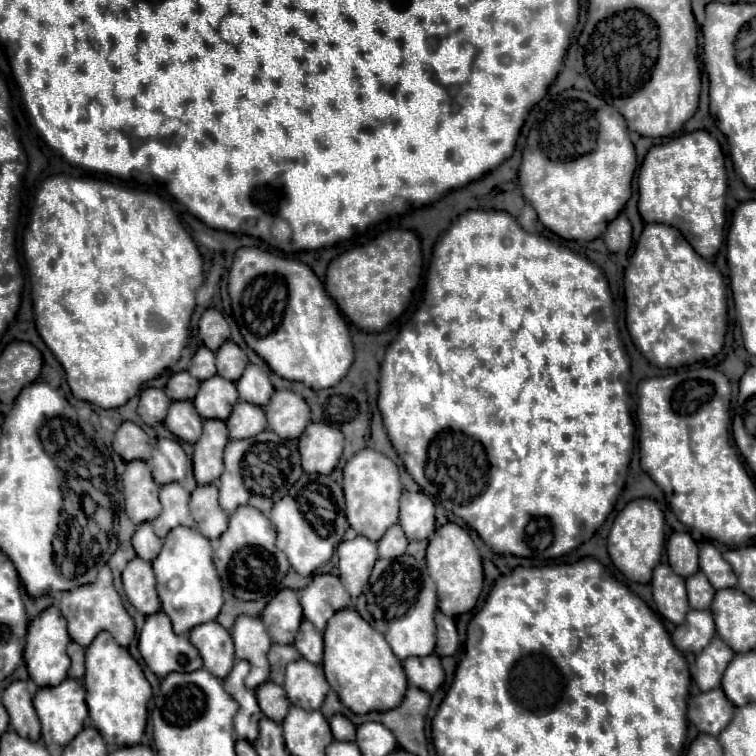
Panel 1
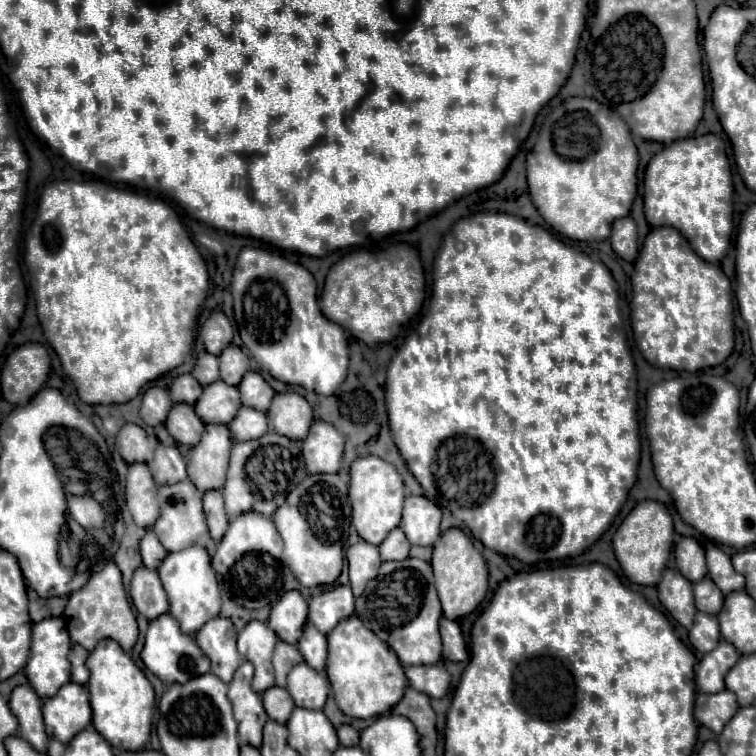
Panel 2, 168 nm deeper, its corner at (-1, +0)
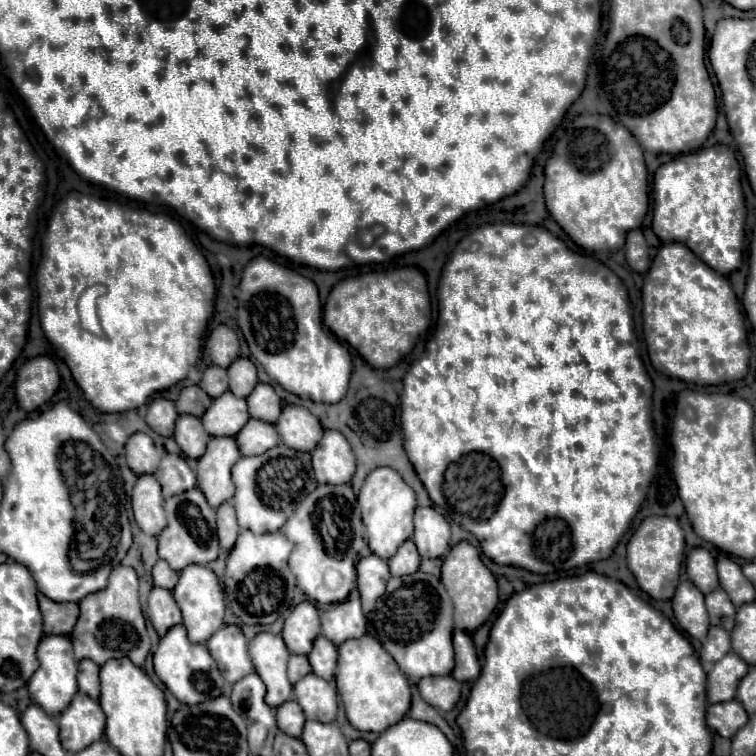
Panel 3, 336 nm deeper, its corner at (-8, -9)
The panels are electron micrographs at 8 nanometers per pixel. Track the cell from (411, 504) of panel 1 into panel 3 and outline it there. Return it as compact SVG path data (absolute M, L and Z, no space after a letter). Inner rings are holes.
M418 507L414 515L412 541L416 543L420 557L444 557L450 551L450 525L434 507Z

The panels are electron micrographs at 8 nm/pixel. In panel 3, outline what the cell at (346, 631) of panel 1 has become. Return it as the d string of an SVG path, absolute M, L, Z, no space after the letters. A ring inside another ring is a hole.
M364 635L360 639L348 639L338 647L336 685L346 709L346 717L358 731L382 733L390 725L404 719L410 709L410 685L406 675L396 667L396 661L380 647L380 643Z

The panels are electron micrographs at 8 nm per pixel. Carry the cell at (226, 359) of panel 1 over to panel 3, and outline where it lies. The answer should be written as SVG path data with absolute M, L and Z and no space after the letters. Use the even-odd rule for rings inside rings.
M238 357L236 363L228 367L228 379L230 379L230 391L236 397L248 397L258 383L256 365L246 357Z

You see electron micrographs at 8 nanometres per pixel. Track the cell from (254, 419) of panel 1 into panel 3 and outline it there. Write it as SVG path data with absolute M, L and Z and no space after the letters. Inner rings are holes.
M250 419L240 435L236 435L236 443L242 455L262 455L264 451L278 445L278 433L272 423Z

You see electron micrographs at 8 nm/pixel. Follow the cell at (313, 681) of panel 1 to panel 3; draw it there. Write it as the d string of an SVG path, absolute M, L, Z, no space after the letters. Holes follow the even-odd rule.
M308 673L294 685L294 697L304 709L306 719L314 719L320 723L332 723L336 719L338 693L334 683Z

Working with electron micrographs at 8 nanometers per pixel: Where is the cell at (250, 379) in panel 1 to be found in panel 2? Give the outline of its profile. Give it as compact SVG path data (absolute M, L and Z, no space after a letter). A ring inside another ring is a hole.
M247 372L237 388L241 392L243 406L253 406L261 412L269 410L269 402L273 400L275 392L259 372Z

